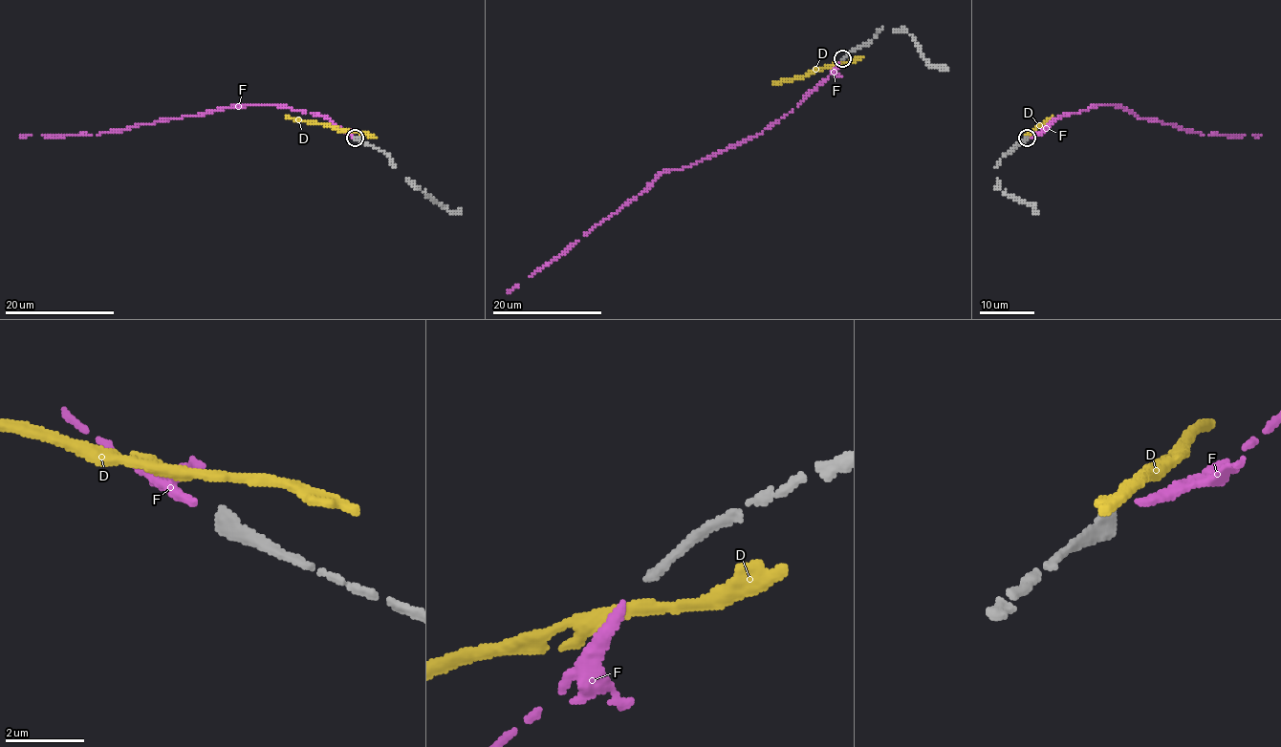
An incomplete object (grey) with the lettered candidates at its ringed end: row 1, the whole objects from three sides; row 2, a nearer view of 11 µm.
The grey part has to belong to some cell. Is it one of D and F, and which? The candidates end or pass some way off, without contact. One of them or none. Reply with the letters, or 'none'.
F

